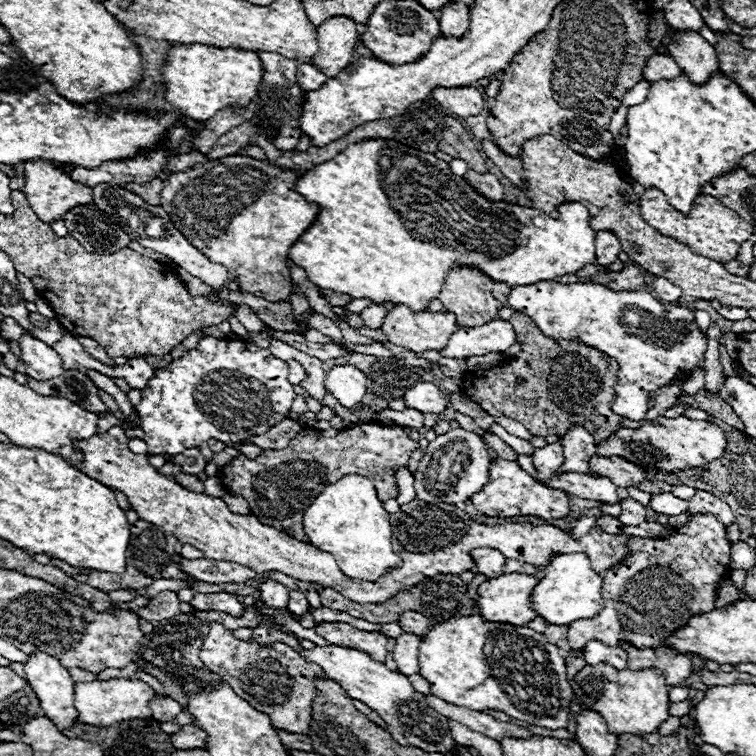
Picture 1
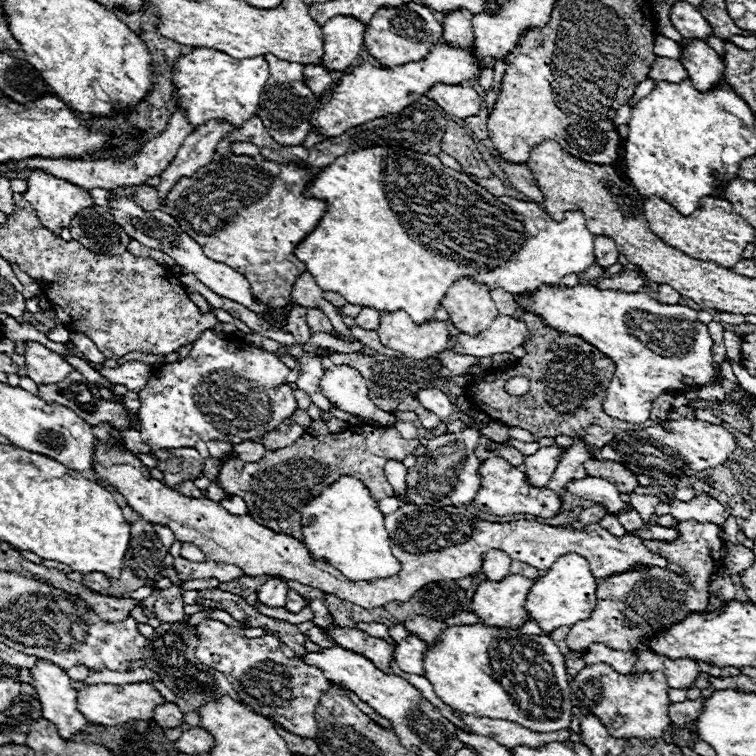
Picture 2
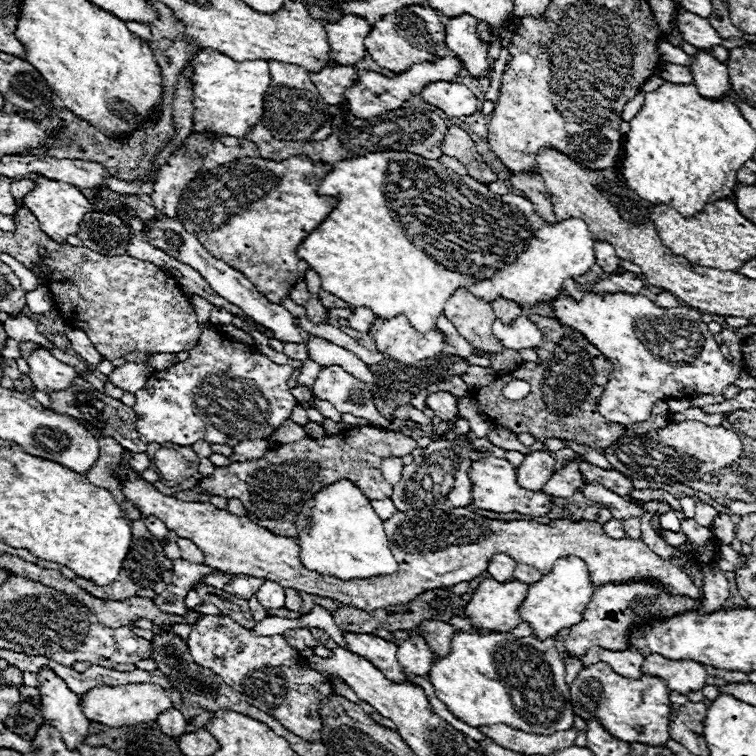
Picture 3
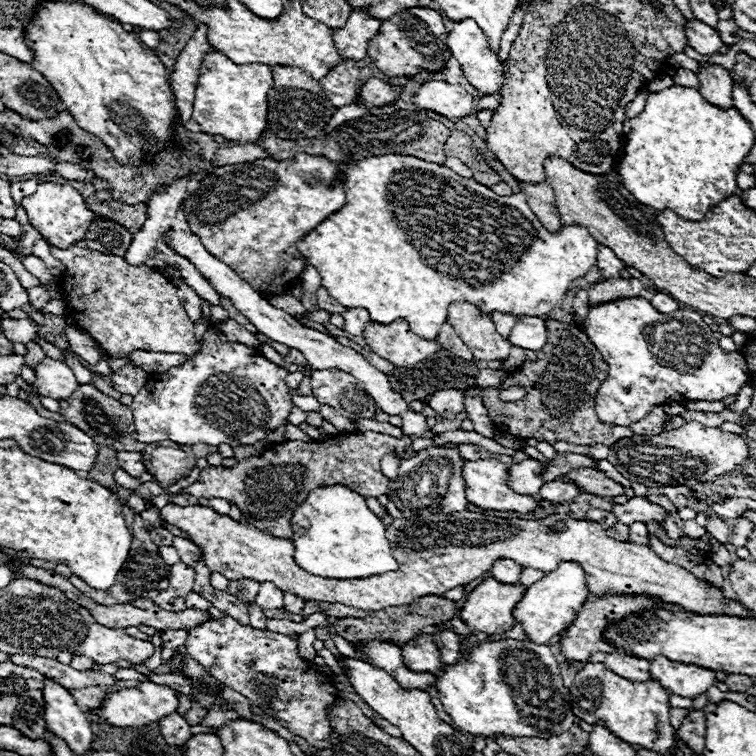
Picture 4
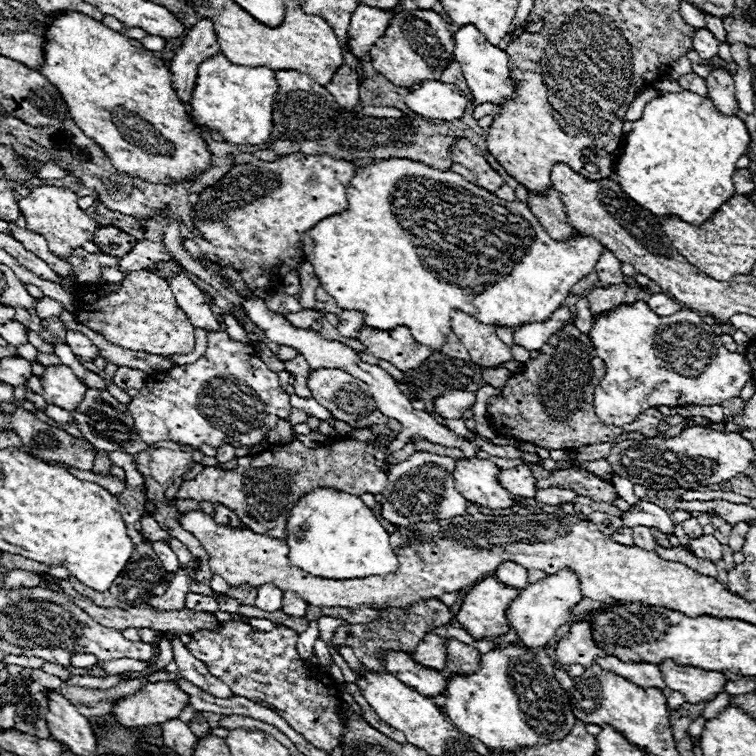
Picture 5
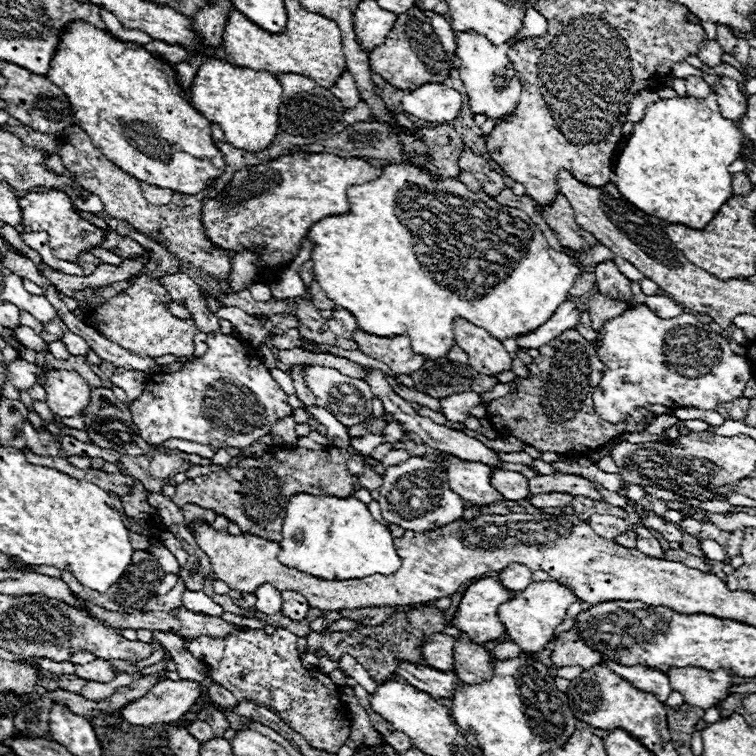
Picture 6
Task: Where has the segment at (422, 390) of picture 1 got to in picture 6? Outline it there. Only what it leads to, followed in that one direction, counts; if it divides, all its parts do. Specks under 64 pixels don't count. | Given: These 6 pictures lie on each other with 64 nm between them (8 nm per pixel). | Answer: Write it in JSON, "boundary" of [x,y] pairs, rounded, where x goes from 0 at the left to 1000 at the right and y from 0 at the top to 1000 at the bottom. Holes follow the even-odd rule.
{"boundary":[[[611,519],[611,521],[598,521],[582,529],[585,534],[585,548],[598,556],[598,558],[614,558],[624,540],[635,534],[635,521],[630,519]]]}

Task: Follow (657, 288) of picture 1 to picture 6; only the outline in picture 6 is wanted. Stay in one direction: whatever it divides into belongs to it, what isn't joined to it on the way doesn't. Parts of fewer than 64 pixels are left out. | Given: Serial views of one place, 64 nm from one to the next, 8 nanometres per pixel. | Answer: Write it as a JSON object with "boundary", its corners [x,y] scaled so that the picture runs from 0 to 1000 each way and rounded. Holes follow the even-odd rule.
{"boundary":[[[876,389],[854,392],[849,399],[876,421],[894,421],[897,415],[905,413],[905,407],[899,402],[894,402],[892,397],[886,397],[884,392],[876,392]]]}

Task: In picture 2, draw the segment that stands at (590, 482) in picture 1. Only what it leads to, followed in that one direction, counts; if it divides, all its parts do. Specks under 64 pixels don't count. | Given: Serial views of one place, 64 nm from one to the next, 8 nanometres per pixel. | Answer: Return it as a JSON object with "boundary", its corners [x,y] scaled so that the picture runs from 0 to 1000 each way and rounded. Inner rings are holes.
{"boundary":[[[778,630],[778,632],[770,632],[765,638],[754,638],[751,640],[751,651],[772,659],[772,661],[783,661],[788,667],[796,667],[807,680],[817,680],[817,677],[828,677],[828,675],[836,675],[833,667],[828,667],[817,648],[796,635],[796,632],[786,632],[786,630]]]}

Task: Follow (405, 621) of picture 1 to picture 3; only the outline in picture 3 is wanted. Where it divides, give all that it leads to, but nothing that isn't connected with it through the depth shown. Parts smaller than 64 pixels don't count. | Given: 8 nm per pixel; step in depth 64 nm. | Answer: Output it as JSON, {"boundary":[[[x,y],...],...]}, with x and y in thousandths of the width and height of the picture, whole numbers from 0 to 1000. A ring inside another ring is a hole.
{"boundary":[[[558,823],[556,839],[563,844],[566,854],[574,860],[577,868],[593,868],[595,865],[595,849],[601,831],[590,823]]]}

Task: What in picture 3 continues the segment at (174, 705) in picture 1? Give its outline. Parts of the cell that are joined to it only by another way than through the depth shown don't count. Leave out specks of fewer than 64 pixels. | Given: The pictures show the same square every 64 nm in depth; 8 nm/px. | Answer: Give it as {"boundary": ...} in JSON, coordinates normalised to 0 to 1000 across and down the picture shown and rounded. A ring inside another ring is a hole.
{"boundary":[[[233,937],[214,942],[206,955],[212,958],[212,966],[214,966],[220,974],[225,974],[225,976],[233,976],[233,979],[235,979],[235,976],[241,976],[241,971],[246,971],[249,955],[246,955],[246,950],[241,947],[241,942],[233,939]]]}

